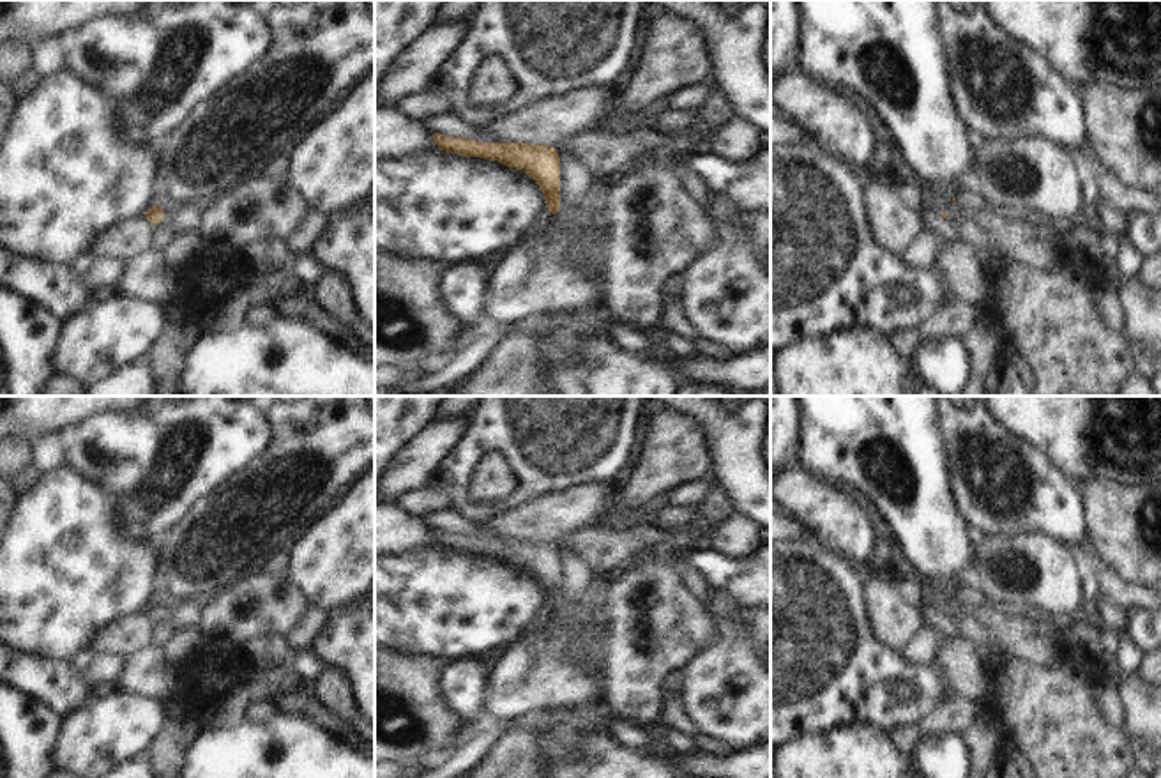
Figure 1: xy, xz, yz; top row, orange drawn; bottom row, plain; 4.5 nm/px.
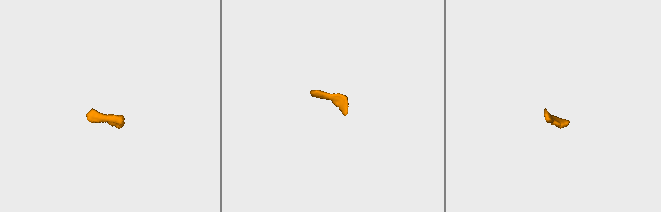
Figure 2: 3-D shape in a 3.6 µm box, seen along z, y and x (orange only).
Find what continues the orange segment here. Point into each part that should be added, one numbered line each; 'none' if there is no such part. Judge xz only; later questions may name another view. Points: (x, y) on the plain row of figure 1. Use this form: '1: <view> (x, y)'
1: xz (580, 614)

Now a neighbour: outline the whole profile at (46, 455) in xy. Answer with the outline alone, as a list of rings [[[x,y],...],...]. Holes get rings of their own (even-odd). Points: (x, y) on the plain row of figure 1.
[[[53,430],[41,435],[37,442],[30,446],[30,463],[39,474],[51,472],[64,465],[62,433]]]

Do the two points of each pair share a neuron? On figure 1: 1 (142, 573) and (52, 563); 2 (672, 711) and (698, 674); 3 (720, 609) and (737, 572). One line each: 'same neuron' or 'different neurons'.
1: same neuron
2: different neurons
3: different neurons

